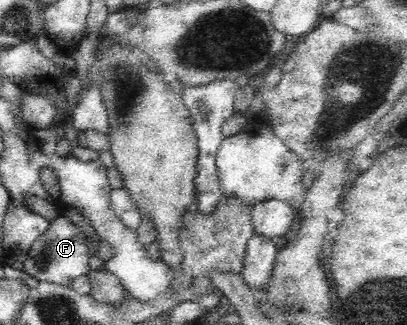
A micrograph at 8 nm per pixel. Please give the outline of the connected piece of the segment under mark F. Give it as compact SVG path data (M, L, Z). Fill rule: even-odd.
M58 216L51 220L45 233L41 233L31 245L23 270L39 281L63 286L70 286L74 279L86 275L90 270L89 256L92 248L85 234L79 229L67 216Z

